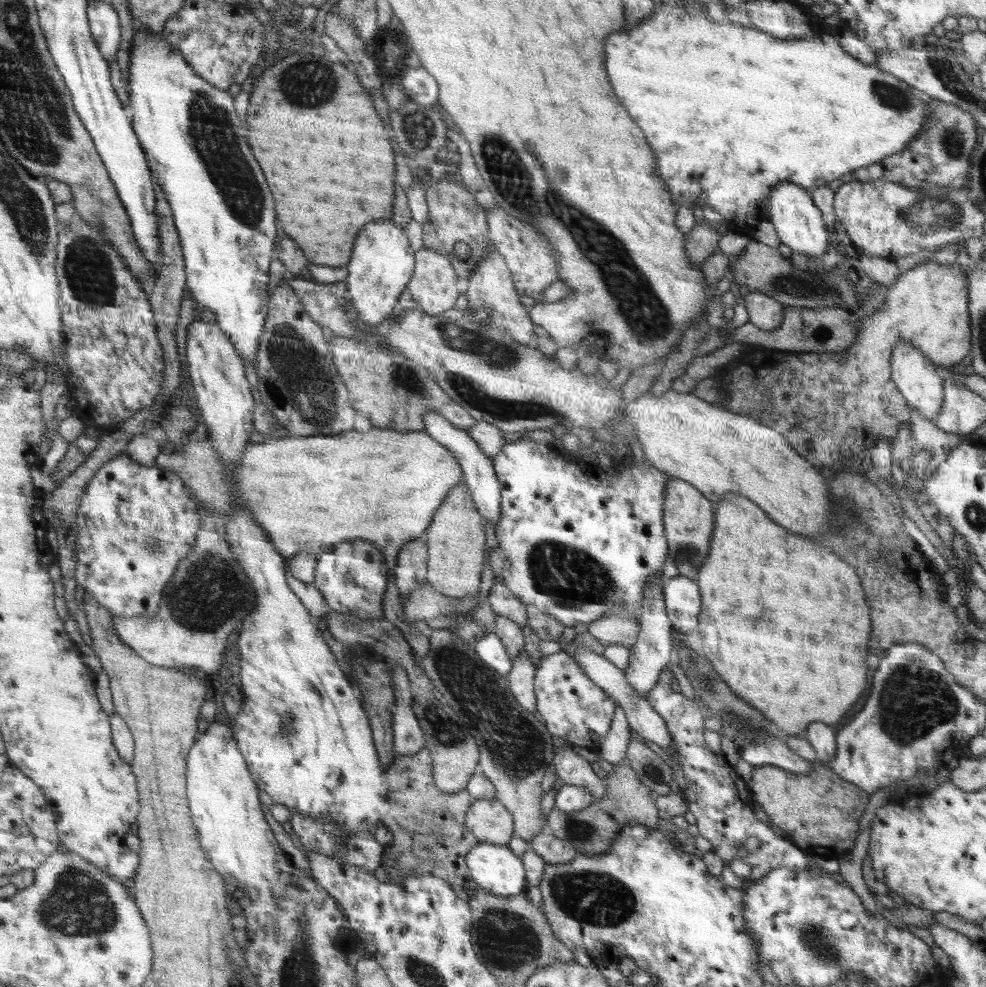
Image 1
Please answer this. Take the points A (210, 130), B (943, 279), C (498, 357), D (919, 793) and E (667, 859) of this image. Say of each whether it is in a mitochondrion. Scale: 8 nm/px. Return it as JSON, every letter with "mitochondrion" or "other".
{"A":"mitochondrion","B":"other","C":"mitochondrion","D":"other","E":"other"}

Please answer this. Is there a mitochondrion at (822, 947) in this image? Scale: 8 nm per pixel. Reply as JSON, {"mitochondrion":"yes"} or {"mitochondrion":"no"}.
{"mitochondrion":"yes"}

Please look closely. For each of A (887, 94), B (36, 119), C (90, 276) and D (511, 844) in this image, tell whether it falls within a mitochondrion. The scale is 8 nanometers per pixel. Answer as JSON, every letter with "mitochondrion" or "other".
{"A":"mitochondrion","B":"mitochondrion","C":"mitochondrion","D":"other"}

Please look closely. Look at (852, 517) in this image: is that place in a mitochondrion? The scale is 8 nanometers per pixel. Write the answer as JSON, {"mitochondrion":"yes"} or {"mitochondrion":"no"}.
{"mitochondrion":"yes"}

